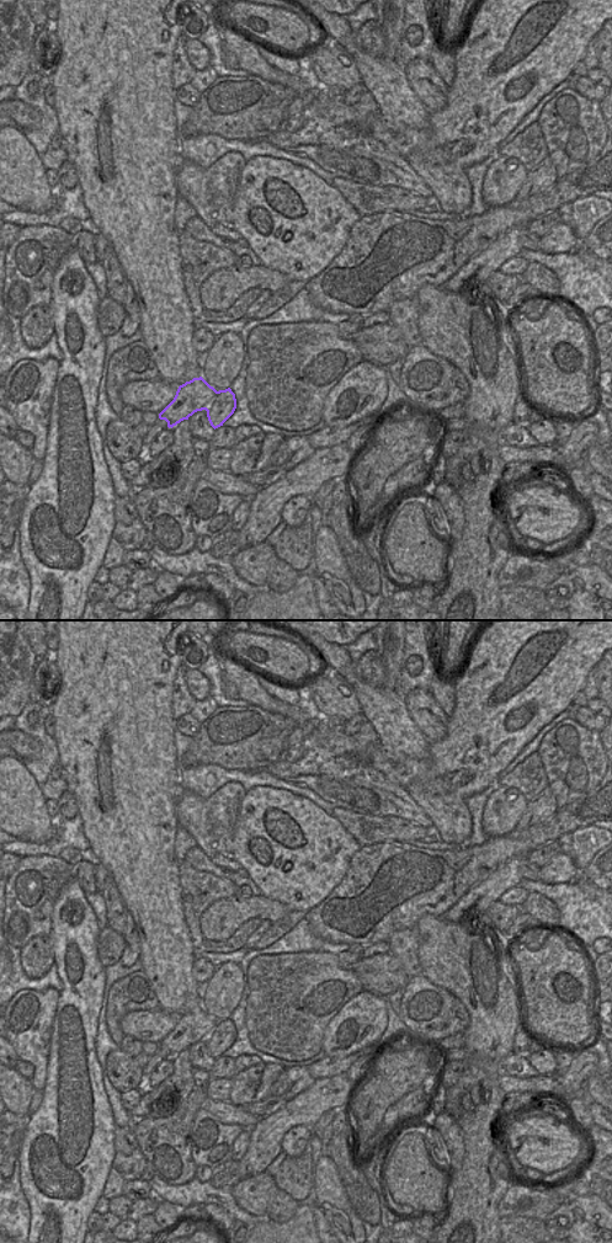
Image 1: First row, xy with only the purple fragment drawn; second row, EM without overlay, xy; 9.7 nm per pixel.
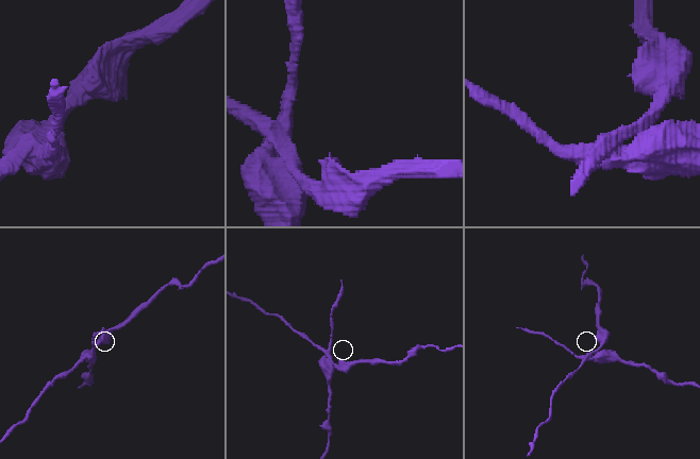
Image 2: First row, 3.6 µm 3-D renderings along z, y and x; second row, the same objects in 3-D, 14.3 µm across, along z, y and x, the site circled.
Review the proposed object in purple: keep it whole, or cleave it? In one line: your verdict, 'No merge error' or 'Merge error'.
Merge error

